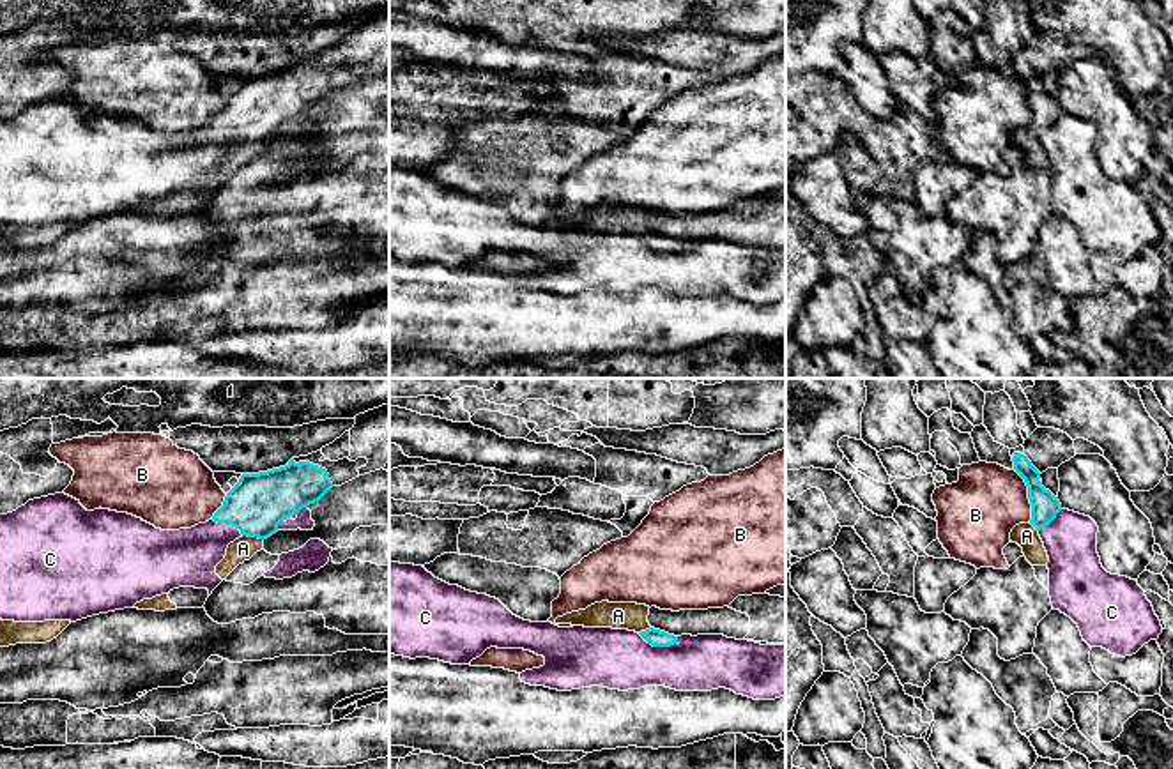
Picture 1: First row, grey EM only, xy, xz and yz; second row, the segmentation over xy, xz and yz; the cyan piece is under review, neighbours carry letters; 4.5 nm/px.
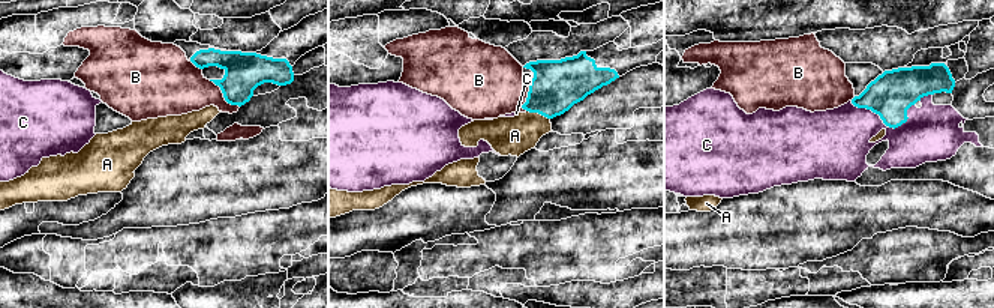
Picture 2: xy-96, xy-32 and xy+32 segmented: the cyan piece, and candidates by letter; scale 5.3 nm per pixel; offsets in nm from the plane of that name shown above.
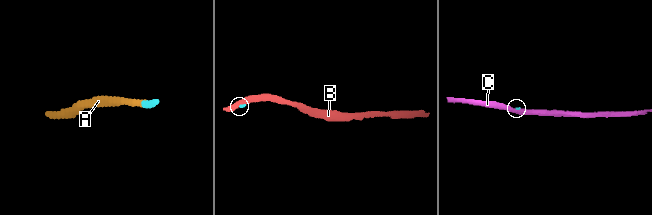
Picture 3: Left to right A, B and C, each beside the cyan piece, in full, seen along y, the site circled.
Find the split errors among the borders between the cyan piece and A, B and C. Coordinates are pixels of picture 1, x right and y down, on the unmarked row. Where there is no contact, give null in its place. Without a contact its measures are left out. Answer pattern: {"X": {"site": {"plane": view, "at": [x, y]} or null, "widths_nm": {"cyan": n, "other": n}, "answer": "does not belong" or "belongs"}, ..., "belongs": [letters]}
{"A": {"site": {"plane": "xy", "at": [253, 140]}, "widths_nm": {"cyan": 280, "other": 110}, "answer": "belongs"}, "B": {"site": {"plane": "yz", "at": [1028, 99]}, "widths_nm": {"cyan": 130, "other": 340}, "answer": "does not belong"}, "C": {"site": {"plane": "xz", "at": [659, 250]}, "widths_nm": {"cyan": 80, "other": 280}, "answer": "does not belong"}, "belongs": ["A"]}

